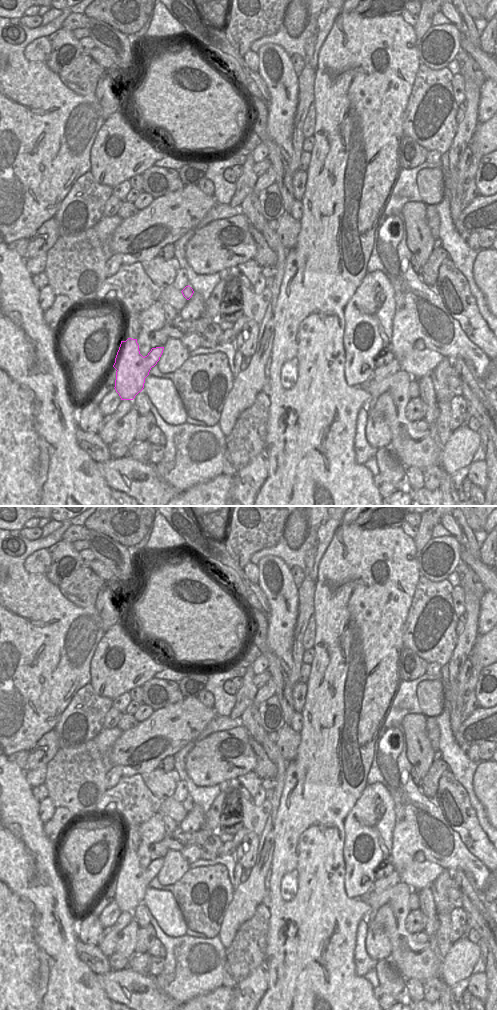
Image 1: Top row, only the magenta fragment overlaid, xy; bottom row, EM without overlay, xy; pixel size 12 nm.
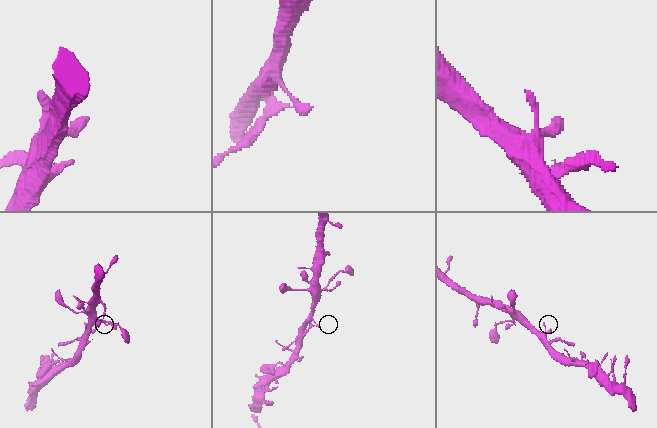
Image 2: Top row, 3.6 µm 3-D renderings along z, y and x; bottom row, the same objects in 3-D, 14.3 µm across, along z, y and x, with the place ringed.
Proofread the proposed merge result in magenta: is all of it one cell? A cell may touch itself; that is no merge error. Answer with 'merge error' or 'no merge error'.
merge error

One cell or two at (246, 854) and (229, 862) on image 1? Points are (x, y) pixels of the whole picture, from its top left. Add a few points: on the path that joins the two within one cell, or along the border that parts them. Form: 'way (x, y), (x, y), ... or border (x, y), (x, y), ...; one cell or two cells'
border (234, 854), (236, 862); two cells

